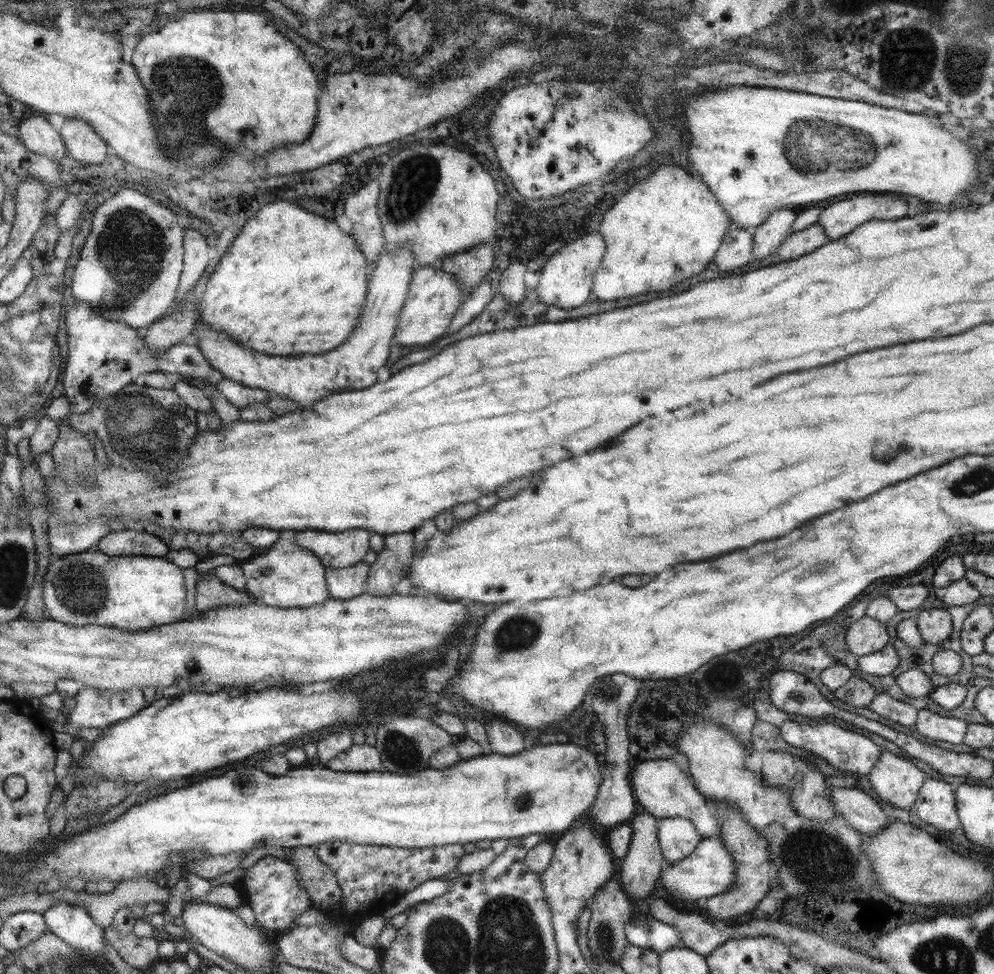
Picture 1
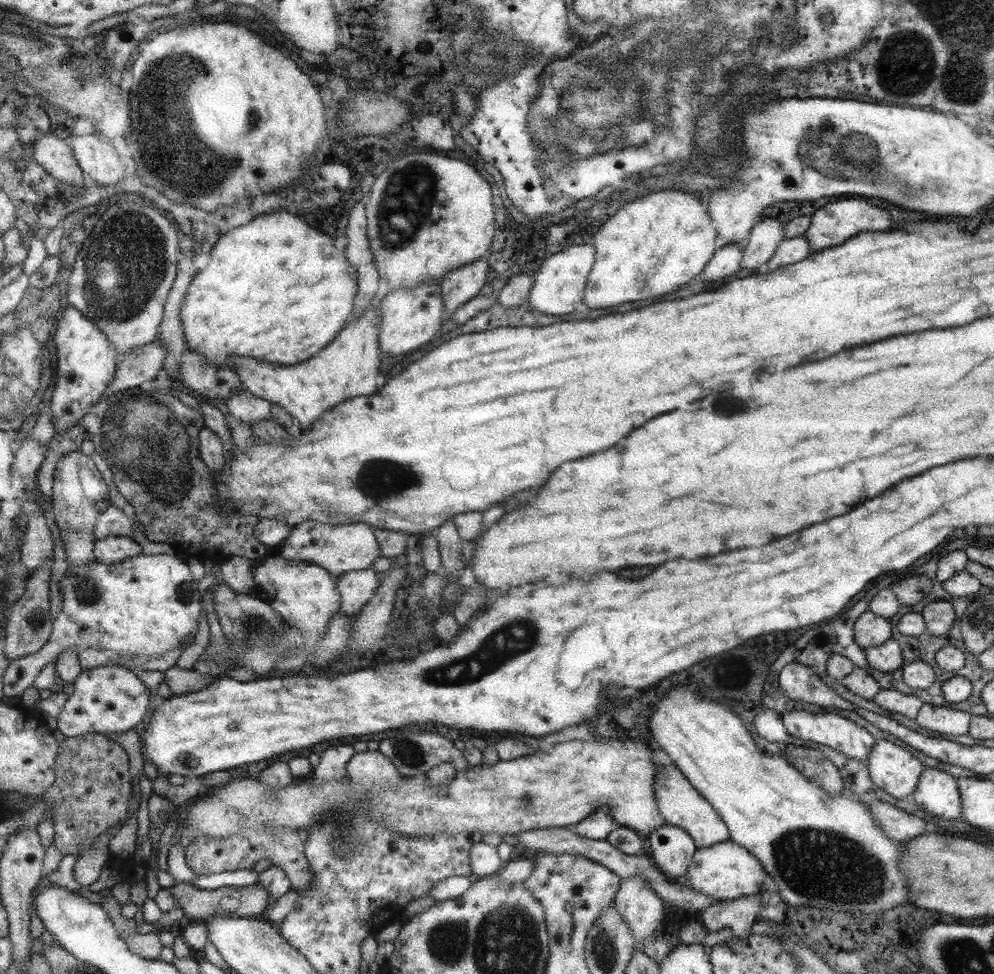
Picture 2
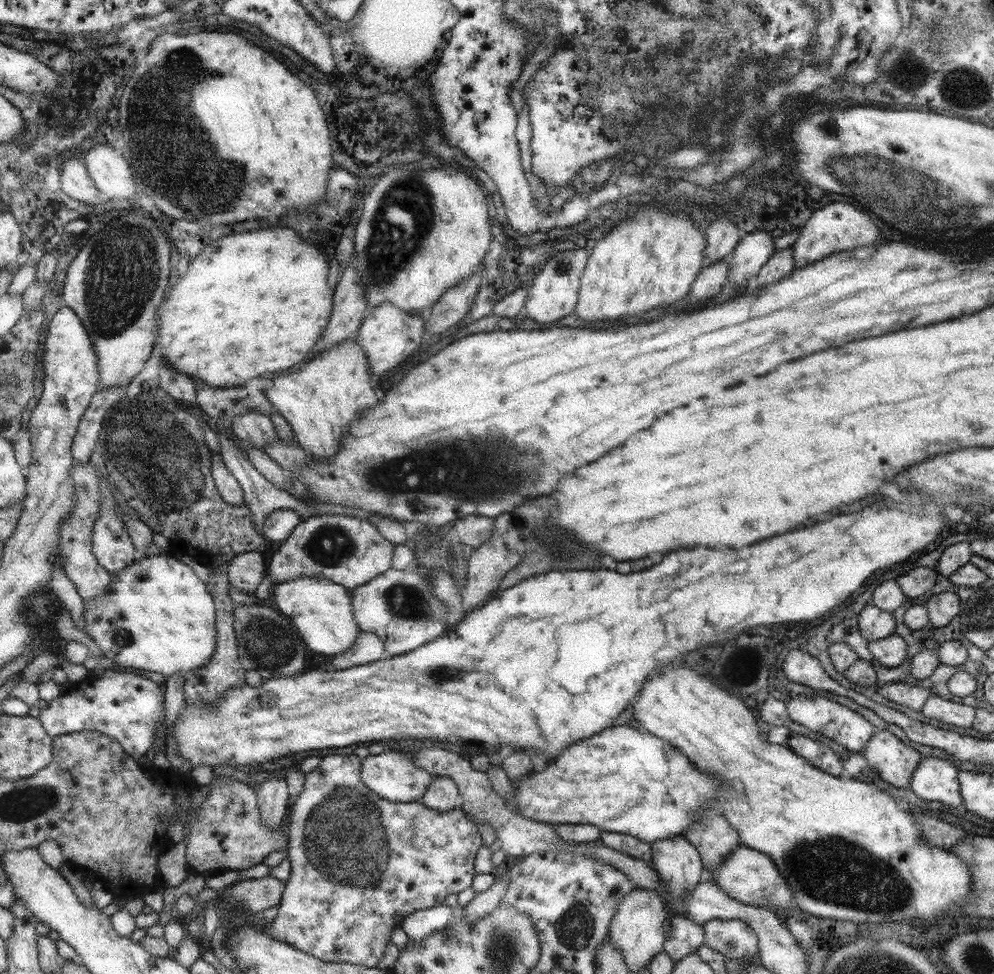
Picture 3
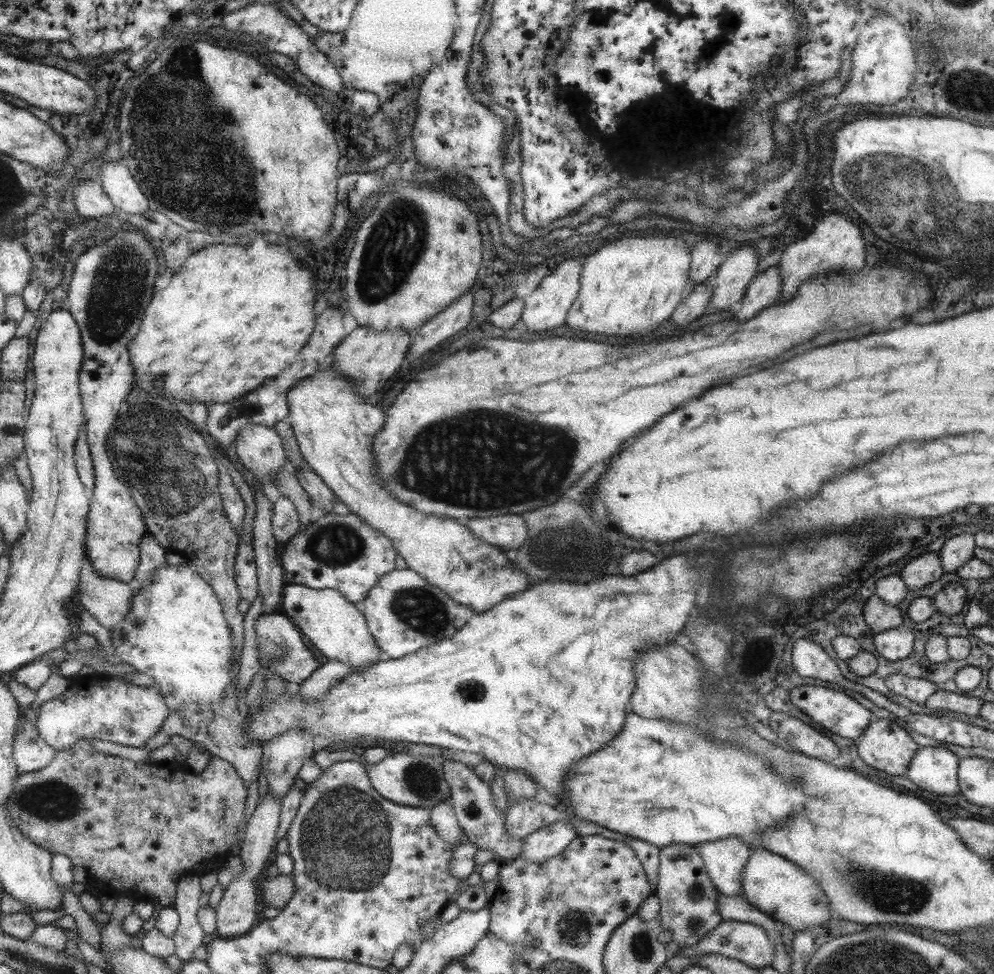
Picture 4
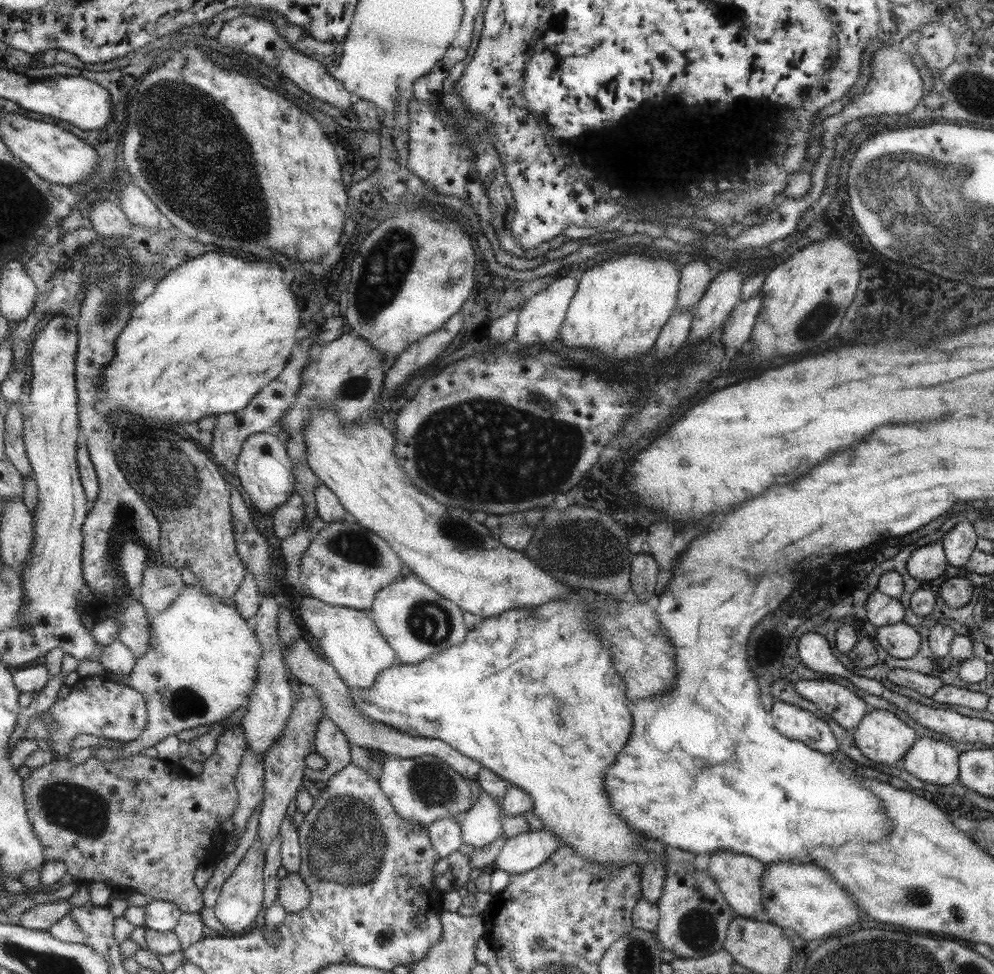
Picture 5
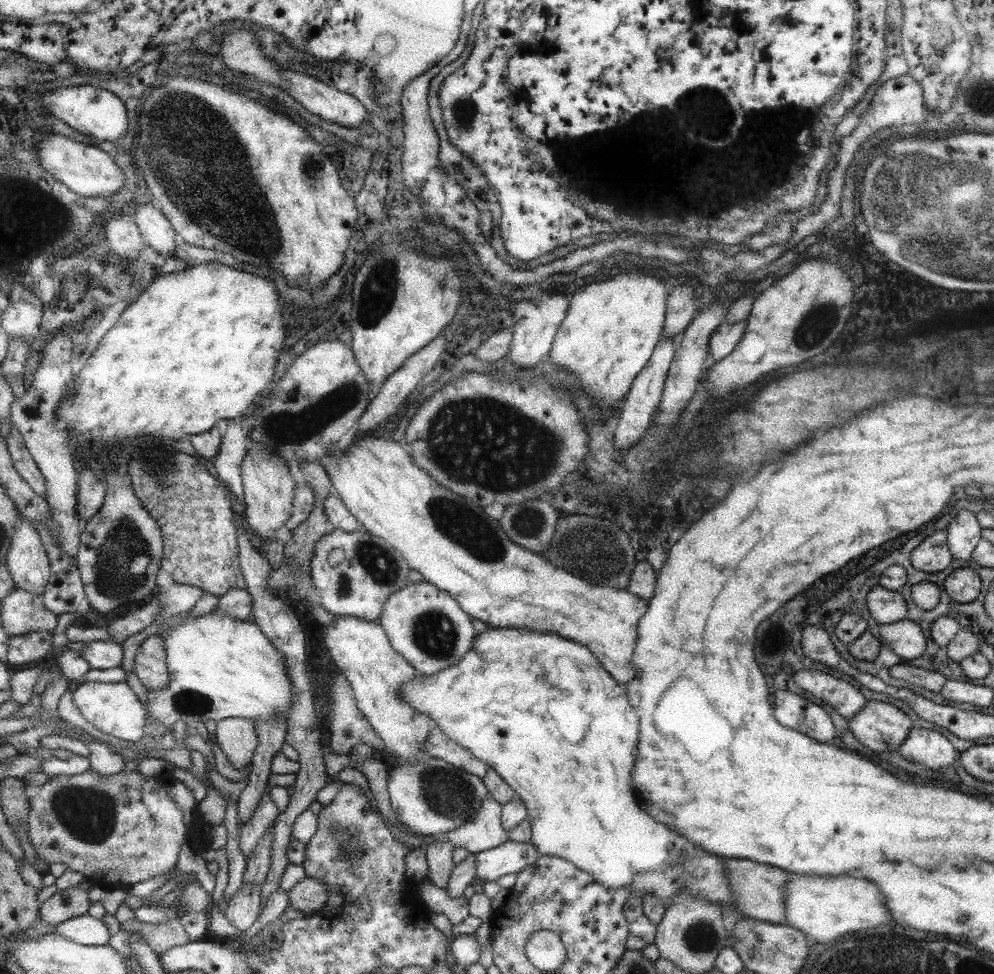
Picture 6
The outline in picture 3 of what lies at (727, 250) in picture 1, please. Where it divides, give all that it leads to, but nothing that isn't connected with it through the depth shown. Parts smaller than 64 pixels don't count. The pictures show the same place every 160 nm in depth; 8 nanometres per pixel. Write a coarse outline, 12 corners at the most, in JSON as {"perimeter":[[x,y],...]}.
{"perimeter":[[727,260],[699,271],[690,287],[689,302],[718,294],[727,281]]}

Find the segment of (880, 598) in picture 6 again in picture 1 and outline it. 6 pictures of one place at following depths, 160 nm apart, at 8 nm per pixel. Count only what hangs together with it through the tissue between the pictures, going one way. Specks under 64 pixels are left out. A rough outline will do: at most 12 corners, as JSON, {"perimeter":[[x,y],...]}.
{"perimeter":[[864,614],[844,642],[857,657],[889,642],[885,624]]}

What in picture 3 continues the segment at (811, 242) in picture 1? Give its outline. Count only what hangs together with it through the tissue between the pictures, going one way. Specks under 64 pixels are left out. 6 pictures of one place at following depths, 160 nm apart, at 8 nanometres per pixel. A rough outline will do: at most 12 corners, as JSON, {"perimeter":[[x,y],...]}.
{"perimeter":[[791,247],[774,255],[746,282],[764,287],[794,269]]}

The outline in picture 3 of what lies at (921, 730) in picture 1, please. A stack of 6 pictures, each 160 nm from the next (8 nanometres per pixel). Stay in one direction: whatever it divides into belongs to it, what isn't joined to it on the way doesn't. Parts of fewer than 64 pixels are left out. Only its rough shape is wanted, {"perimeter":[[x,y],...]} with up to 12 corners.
{"perimeter":[[930,695],[921,714],[961,729],[972,727],[975,706]]}

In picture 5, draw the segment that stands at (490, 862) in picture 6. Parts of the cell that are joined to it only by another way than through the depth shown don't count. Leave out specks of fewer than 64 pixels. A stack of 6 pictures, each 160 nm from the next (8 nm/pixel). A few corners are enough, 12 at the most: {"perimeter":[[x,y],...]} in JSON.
{"perimeter":[[553,831],[507,838],[488,869],[519,874],[561,846]]}

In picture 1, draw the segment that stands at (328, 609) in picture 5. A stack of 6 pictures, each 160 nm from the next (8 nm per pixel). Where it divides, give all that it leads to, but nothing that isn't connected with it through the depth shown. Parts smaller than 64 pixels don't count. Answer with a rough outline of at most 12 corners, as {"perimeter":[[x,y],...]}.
{"perimeter":[[293,539],[241,563],[246,592],[277,608],[331,598],[326,565]]}

